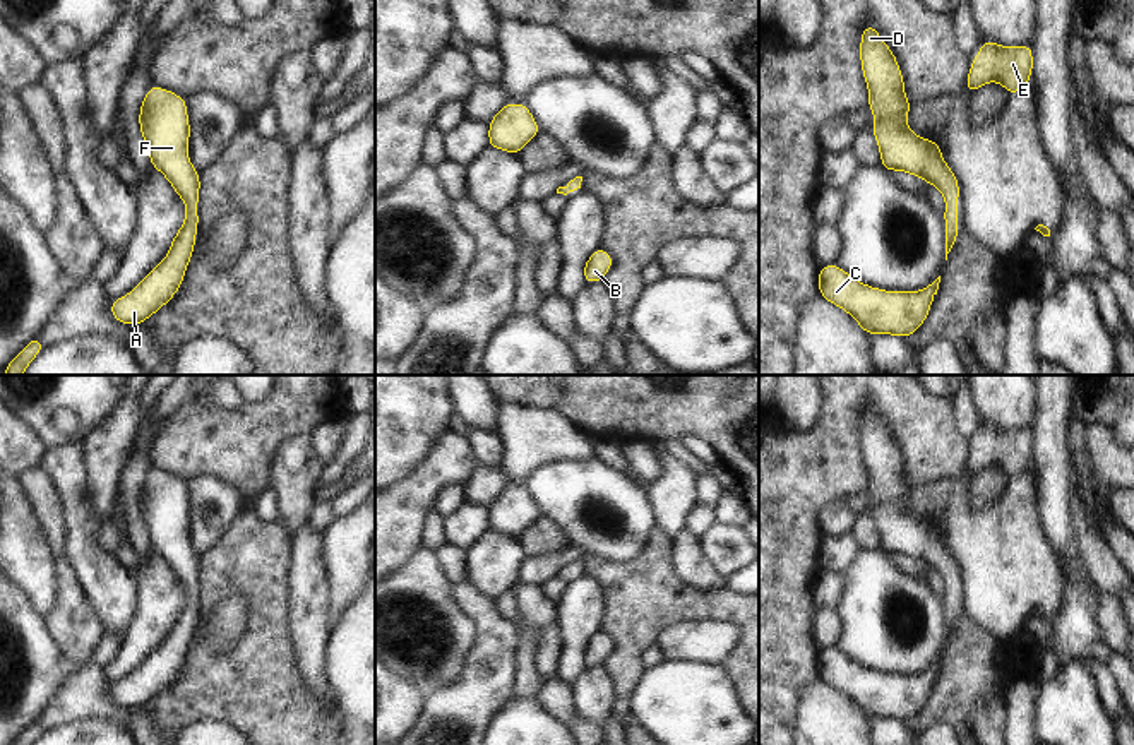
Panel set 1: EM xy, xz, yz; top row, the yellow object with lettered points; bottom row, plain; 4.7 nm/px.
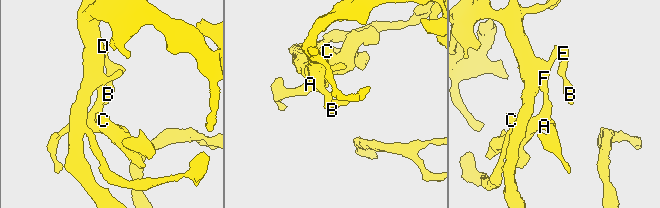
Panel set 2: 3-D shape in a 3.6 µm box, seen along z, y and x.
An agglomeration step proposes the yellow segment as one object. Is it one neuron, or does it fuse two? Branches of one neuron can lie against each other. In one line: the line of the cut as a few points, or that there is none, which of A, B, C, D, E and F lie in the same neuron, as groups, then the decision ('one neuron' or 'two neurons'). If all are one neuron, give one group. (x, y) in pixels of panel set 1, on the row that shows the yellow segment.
no cut; A B C D E F; one neuron

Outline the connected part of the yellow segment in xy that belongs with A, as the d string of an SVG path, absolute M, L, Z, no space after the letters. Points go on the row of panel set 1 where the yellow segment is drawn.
M151 84L139 108L139 132L151 166L164 175L187 207L185 221L173 236L166 257L130 293L110 301L110 315L125 325L142 325L180 291L200 228L200 173L188 159L187 99Z

